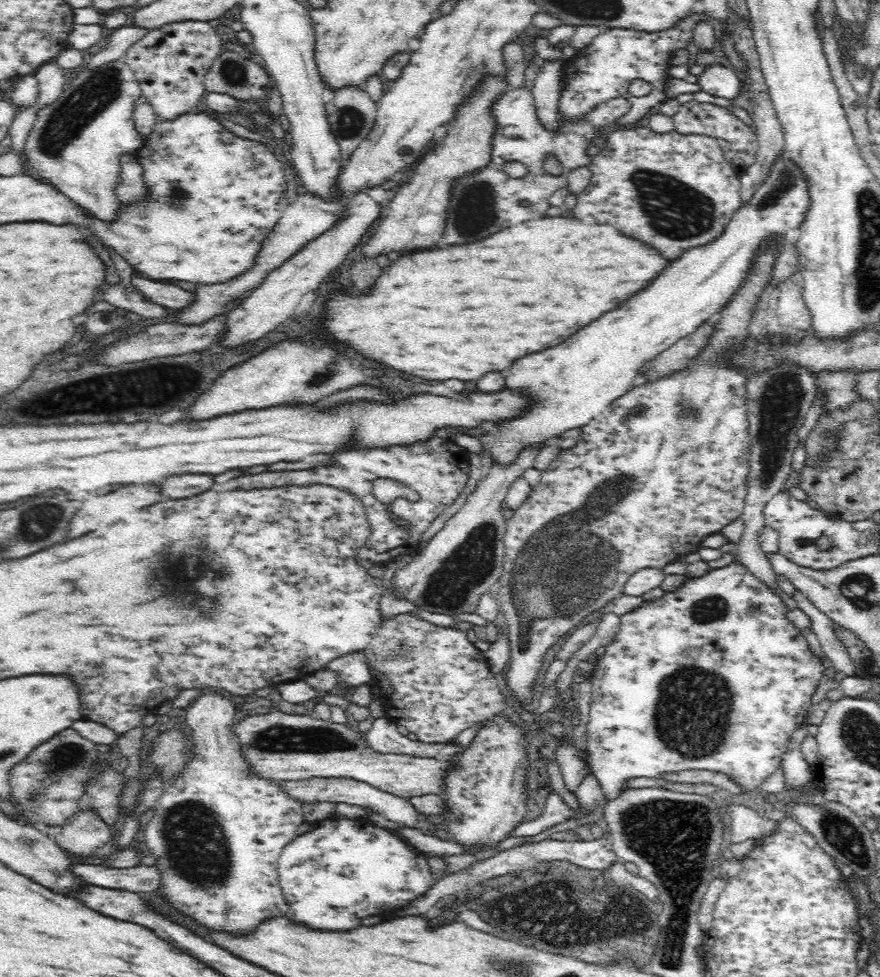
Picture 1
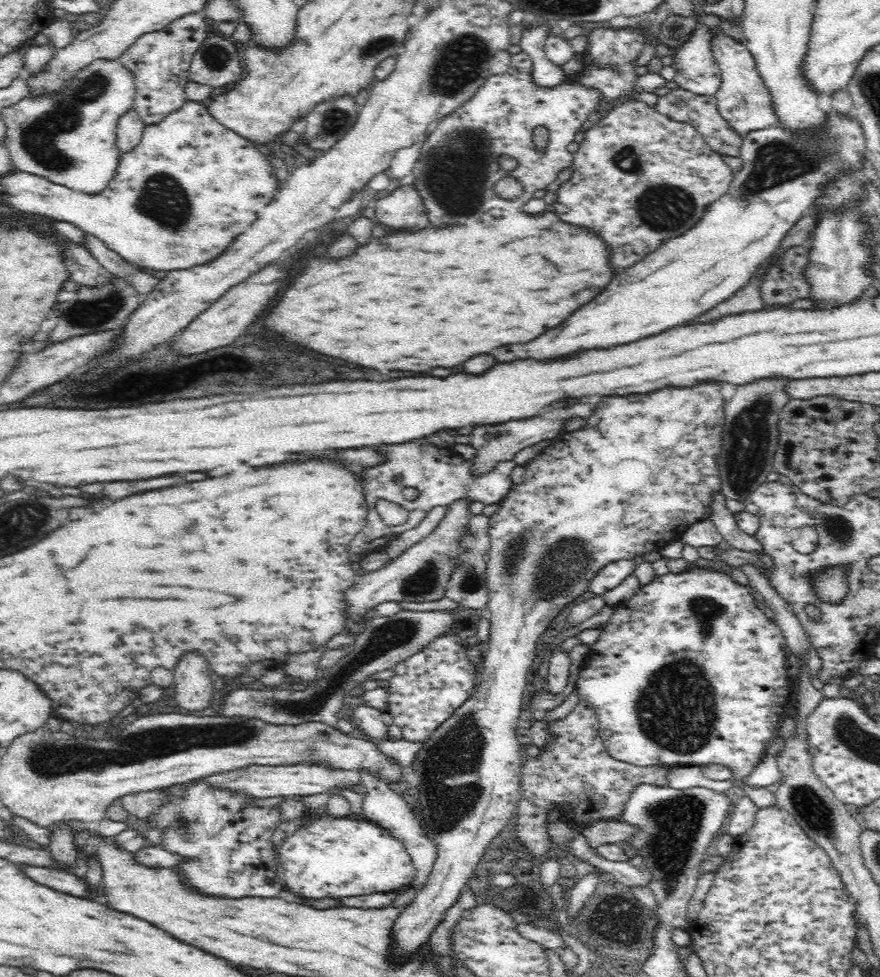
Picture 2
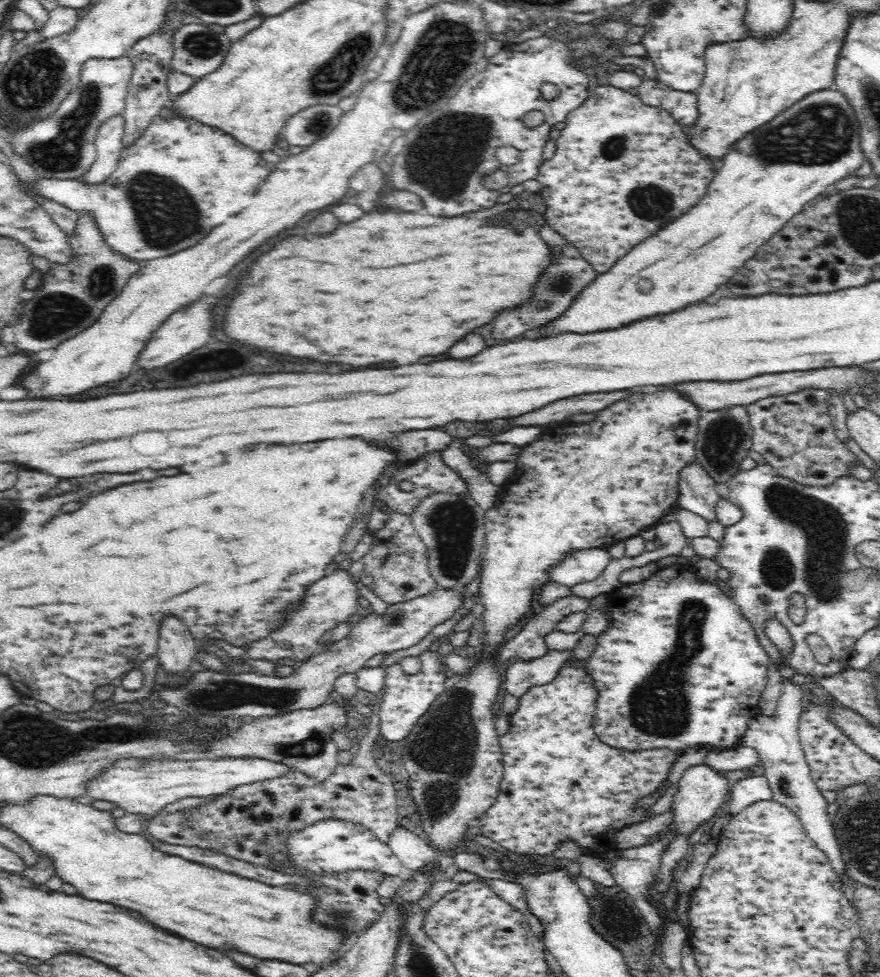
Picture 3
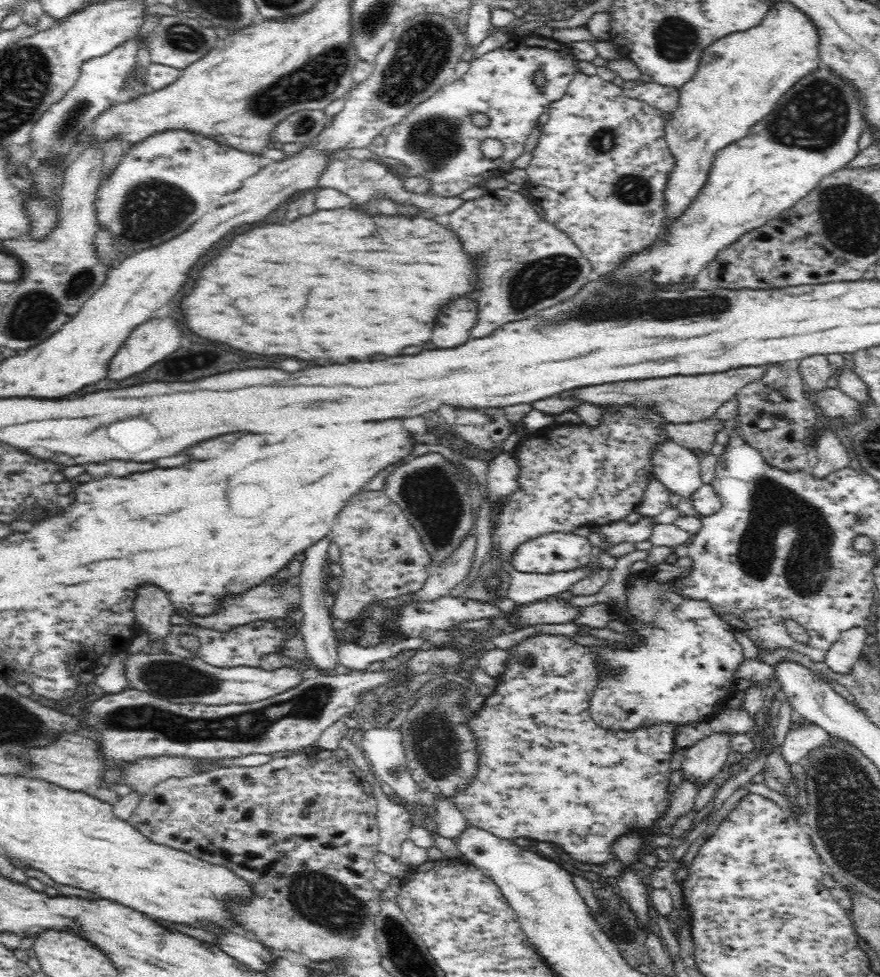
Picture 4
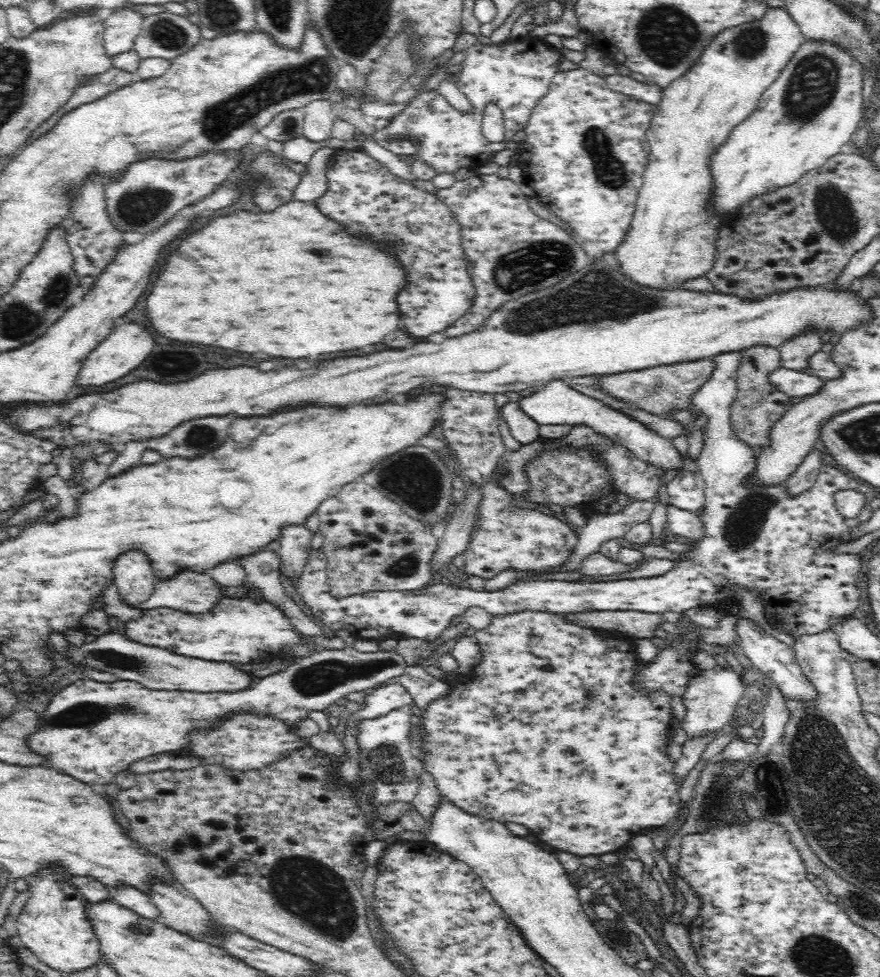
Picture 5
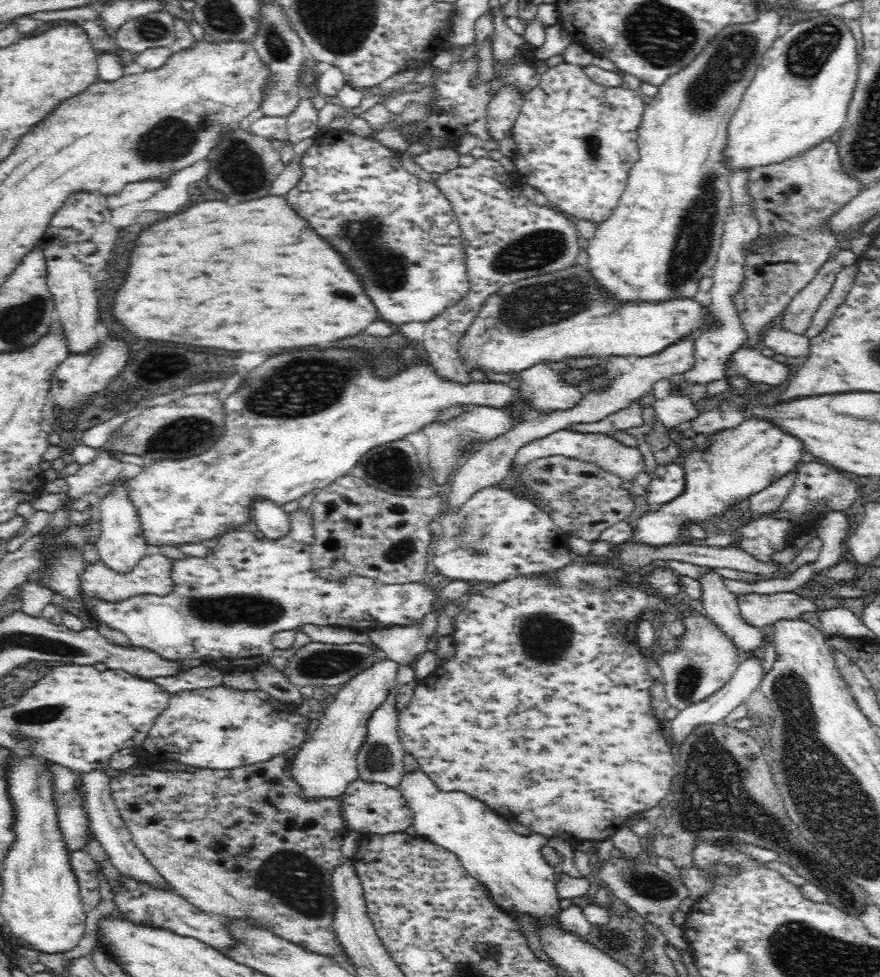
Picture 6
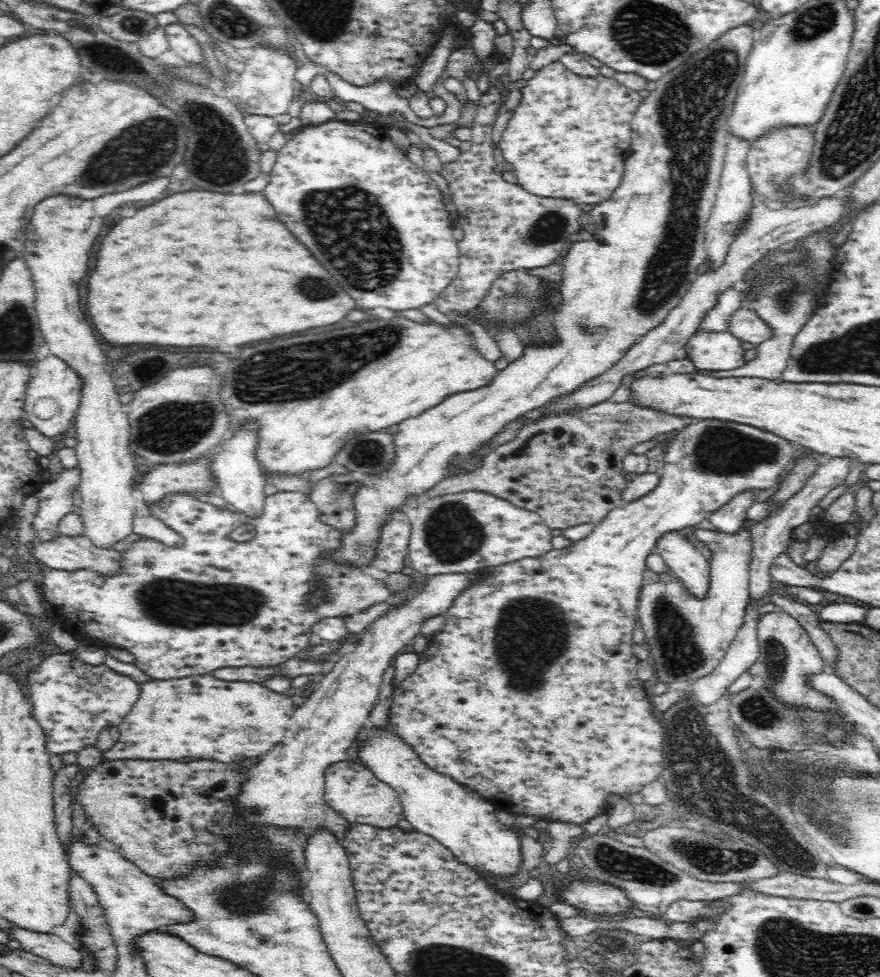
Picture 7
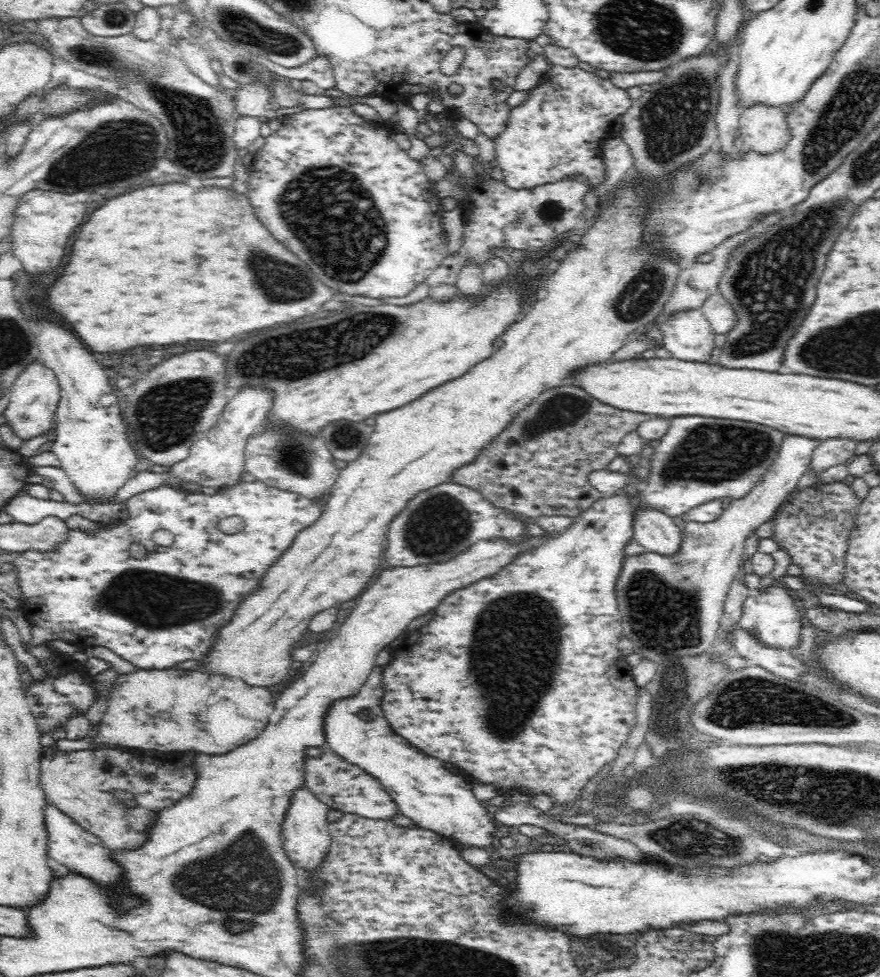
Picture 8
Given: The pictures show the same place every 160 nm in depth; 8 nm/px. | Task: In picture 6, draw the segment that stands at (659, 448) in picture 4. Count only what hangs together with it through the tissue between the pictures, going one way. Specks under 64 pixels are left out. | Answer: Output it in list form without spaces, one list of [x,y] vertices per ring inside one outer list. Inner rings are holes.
[[[544,362],[528,365],[516,375],[522,380],[517,393],[528,399],[530,408],[536,412],[546,409],[565,409],[571,407],[580,397],[581,388],[570,387],[560,381],[560,377]]]

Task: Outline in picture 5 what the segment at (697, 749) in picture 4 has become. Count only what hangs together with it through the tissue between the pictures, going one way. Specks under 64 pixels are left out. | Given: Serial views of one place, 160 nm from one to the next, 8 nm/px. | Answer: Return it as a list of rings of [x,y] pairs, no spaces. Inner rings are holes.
[[[716,662],[712,668],[696,669],[681,690],[681,701],[686,710],[684,720],[679,723],[681,728],[690,735],[701,735],[710,729],[720,729],[722,732],[730,715],[738,706],[744,688],[742,676],[729,663],[720,666]]]

